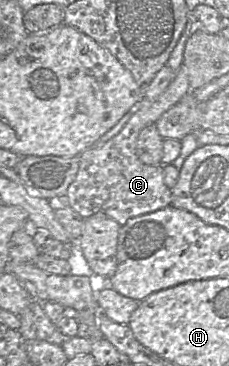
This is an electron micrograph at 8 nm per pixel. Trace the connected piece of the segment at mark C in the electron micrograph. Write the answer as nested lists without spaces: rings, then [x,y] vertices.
[[[183,66],[176,72],[166,91],[156,100],[142,101],[134,107],[134,114],[124,128],[100,148],[90,147],[80,157],[79,170],[67,190],[68,206],[83,219],[102,213],[115,220],[121,227],[134,217],[163,209],[172,204],[172,191],[164,182],[163,165],[143,164],[136,155],[139,133],[190,93],[187,69]]]

